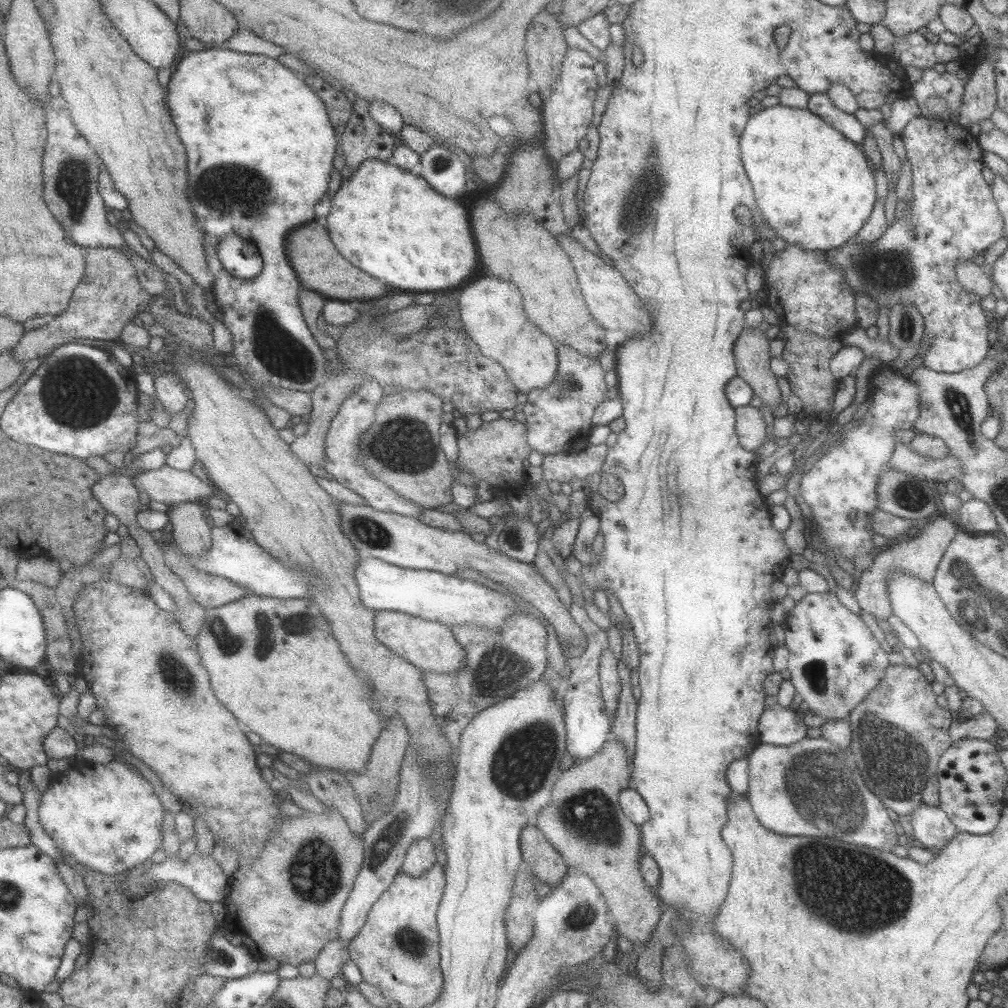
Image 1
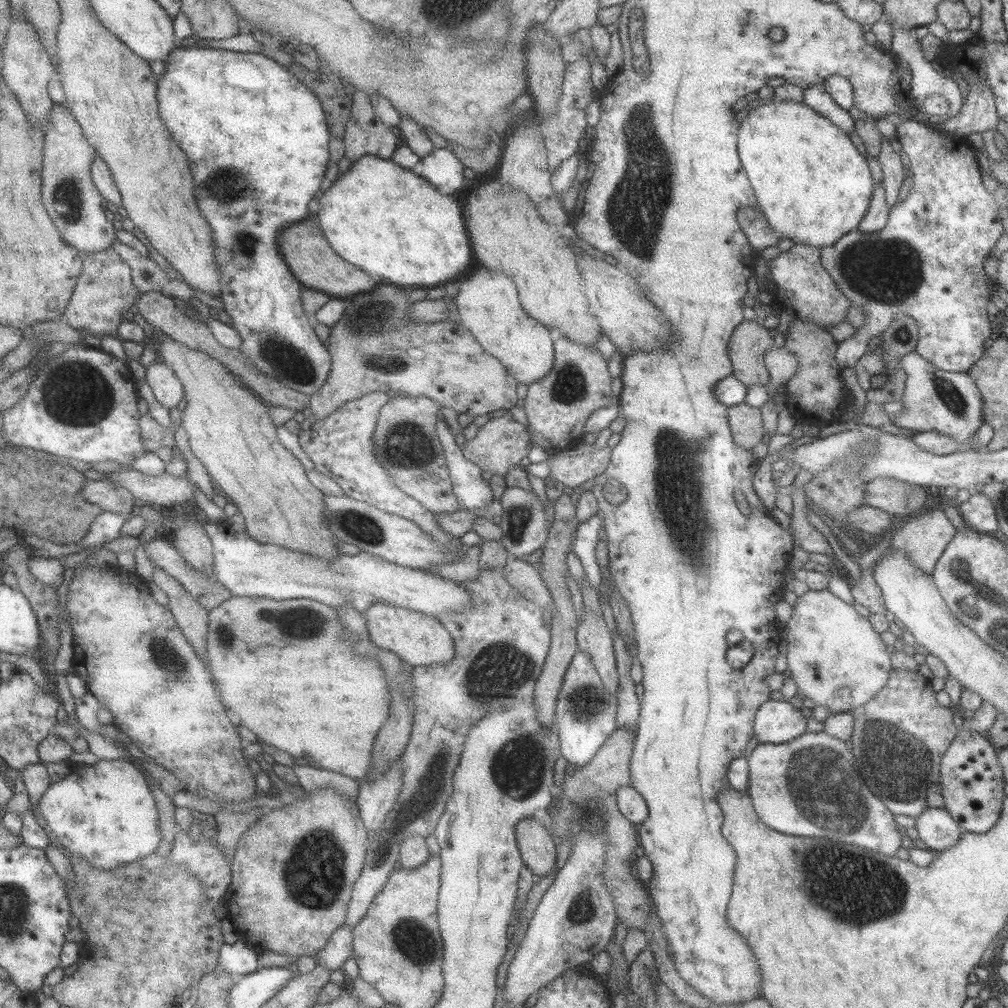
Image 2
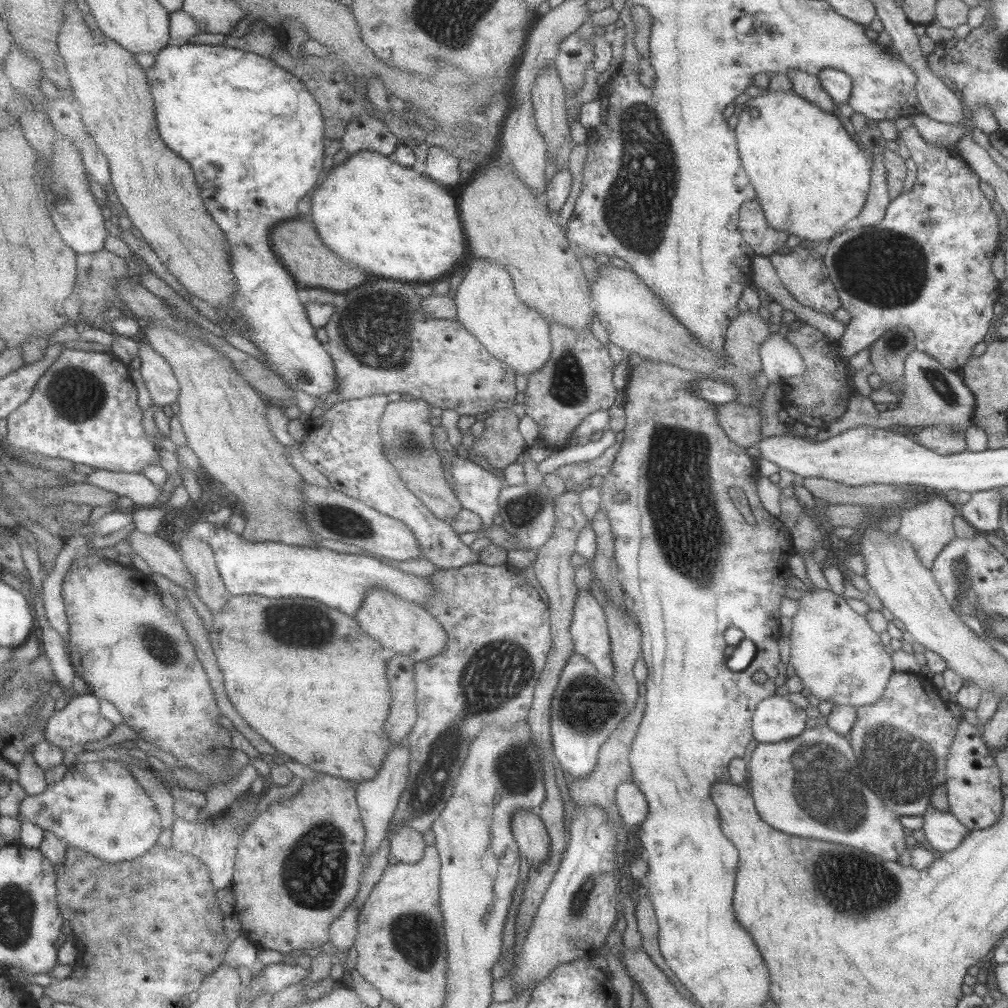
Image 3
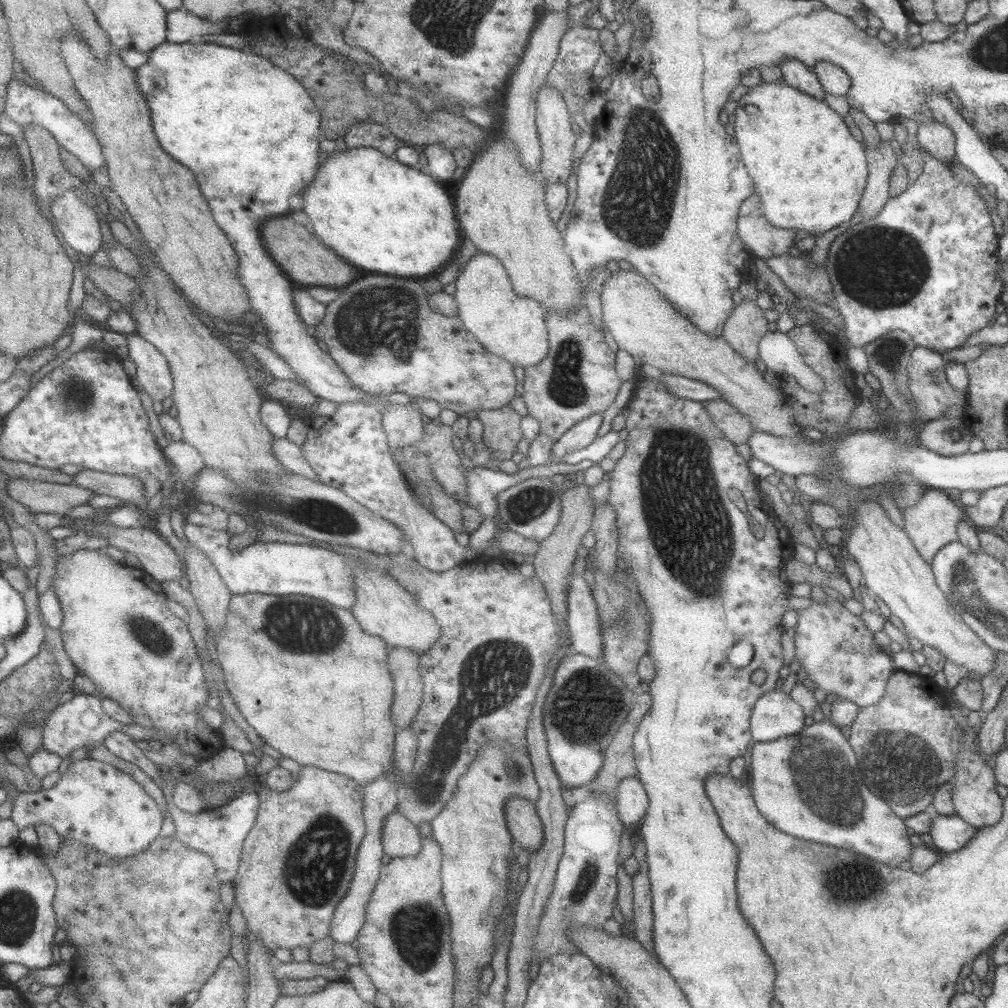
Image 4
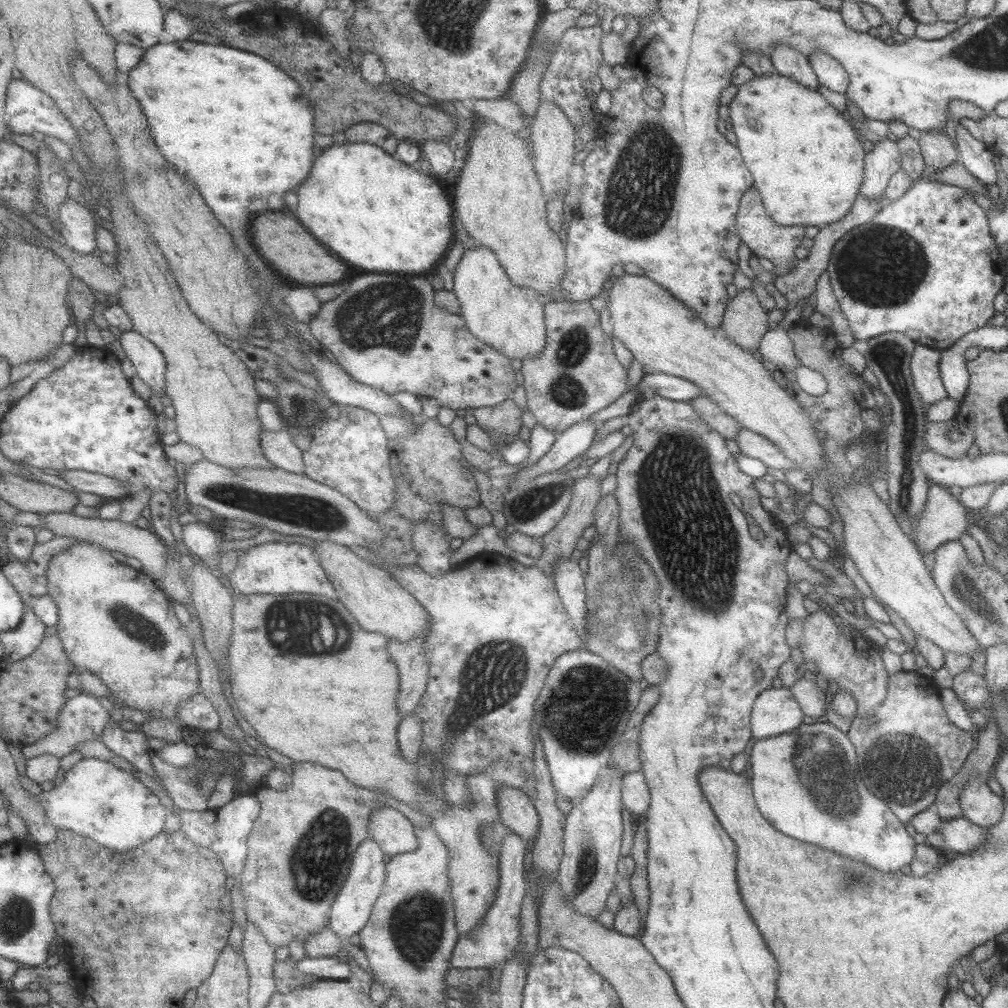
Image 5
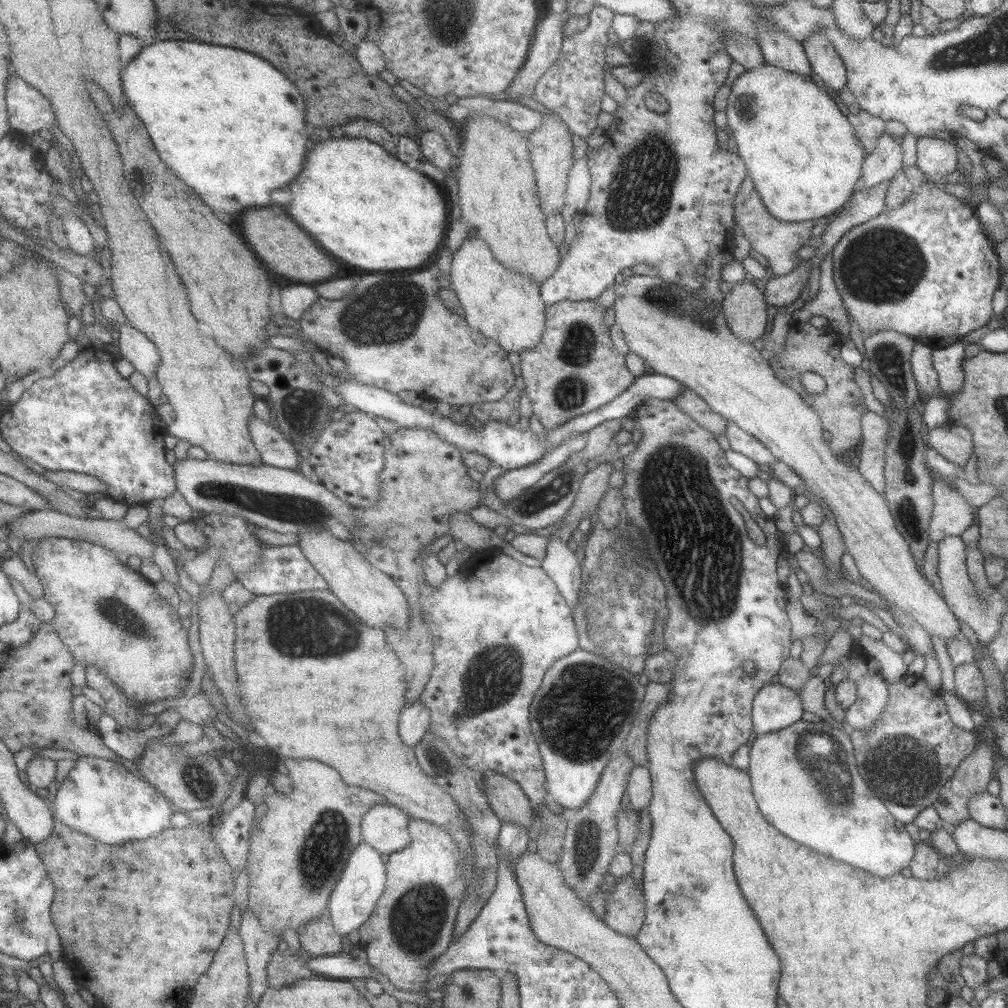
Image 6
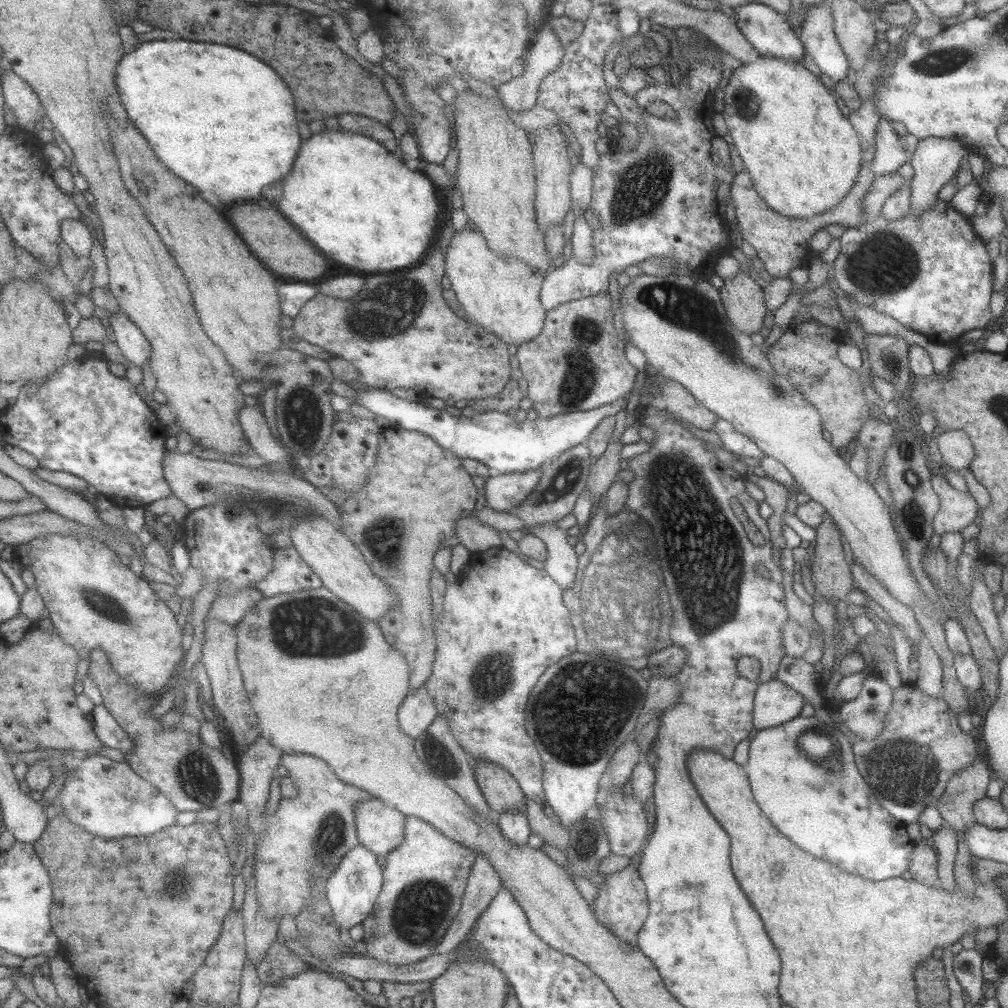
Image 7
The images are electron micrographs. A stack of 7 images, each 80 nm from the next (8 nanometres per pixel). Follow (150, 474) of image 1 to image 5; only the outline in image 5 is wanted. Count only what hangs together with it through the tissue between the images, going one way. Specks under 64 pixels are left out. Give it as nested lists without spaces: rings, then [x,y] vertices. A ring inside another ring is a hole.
[[[67,470],[61,471],[60,478],[76,490],[98,495],[104,500],[117,498],[124,502],[129,497],[126,486],[122,482],[106,475],[85,470]]]

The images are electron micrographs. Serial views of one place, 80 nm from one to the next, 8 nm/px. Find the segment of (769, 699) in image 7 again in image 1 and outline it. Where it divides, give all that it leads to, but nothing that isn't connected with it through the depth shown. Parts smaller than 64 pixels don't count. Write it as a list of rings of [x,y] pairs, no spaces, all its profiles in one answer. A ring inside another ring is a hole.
[[[779,703],[764,707],[756,729],[761,743],[775,746],[792,745],[806,735],[803,720],[790,707]]]

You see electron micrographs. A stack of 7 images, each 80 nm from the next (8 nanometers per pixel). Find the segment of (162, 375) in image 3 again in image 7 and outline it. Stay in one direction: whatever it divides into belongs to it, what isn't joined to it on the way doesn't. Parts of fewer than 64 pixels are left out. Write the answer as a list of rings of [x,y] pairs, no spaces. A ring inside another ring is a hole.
[[[123,309],[113,313],[109,320],[116,337],[116,344],[125,358],[139,368],[142,364],[148,364],[151,349],[148,340],[137,328],[137,324]]]

